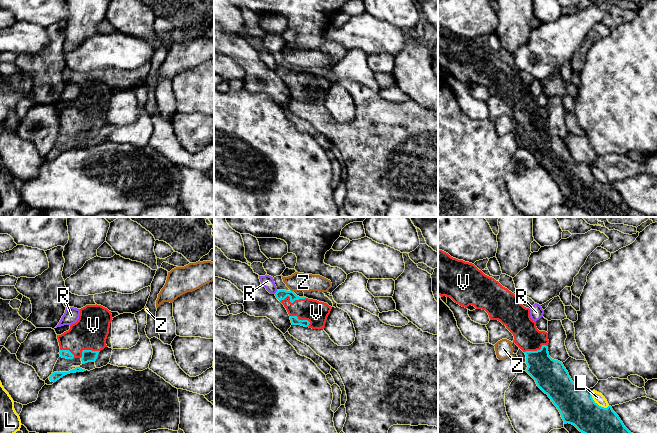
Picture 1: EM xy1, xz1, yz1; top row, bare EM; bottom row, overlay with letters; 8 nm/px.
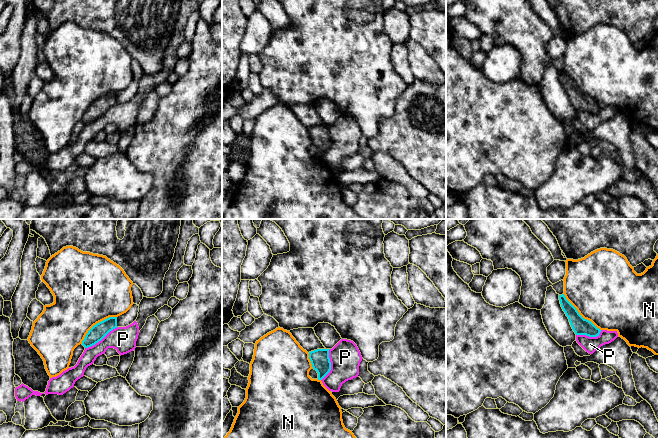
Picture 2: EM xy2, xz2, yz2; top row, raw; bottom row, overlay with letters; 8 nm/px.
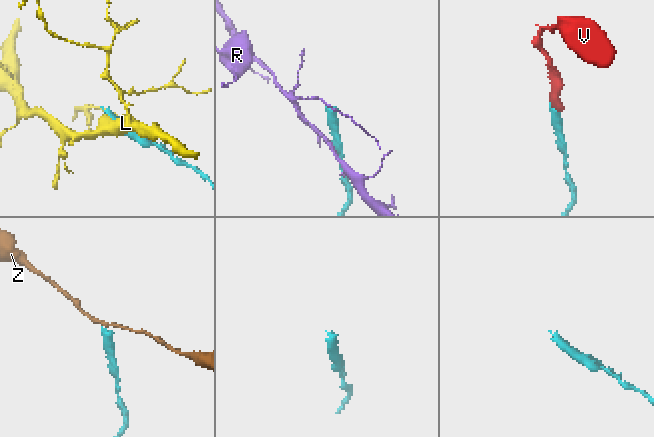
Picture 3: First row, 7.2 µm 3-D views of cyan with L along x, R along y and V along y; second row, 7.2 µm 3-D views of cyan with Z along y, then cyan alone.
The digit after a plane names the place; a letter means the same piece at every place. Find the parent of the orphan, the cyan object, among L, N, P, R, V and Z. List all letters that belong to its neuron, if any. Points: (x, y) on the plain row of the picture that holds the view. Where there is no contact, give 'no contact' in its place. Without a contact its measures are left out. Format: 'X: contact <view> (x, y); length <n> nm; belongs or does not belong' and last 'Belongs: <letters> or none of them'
L: contact yz1 (596, 179); length 190 nm; does not belong
N: contact yz2 (579, 90); length 420 nm; does not belong
P: contact xy2 (101, 115); length 320 nm; does not belong
R: contact xz1 (276, 68); length 40 nm; does not belong
V: contact xz1 (291, 78); length 200 nm; belongs
Z: contact xz1 (292, 67); length 40 nm; does not belong
Belongs: V

